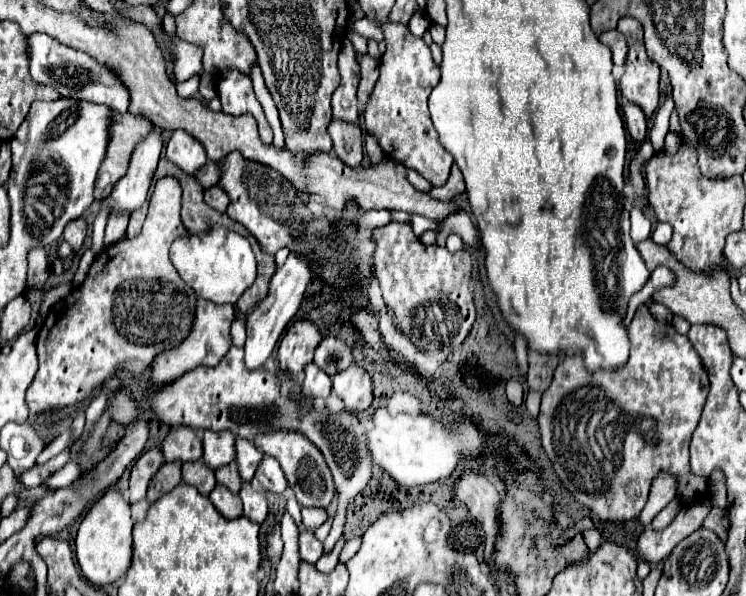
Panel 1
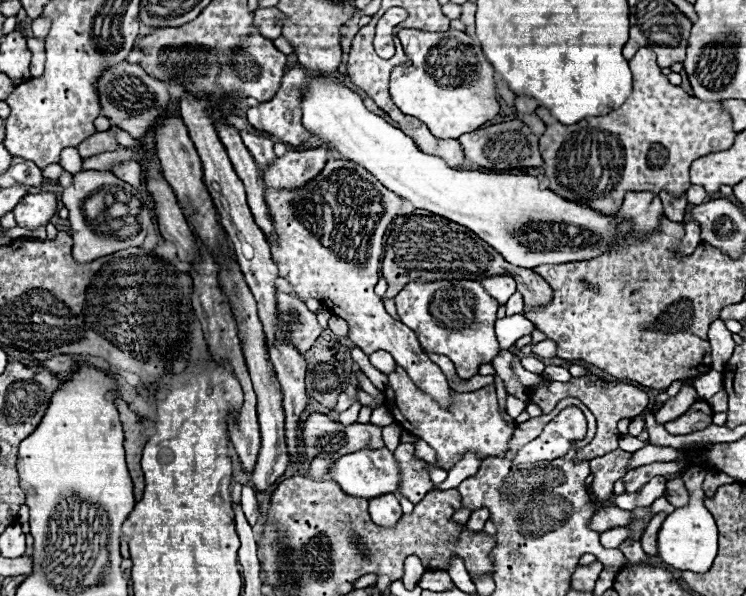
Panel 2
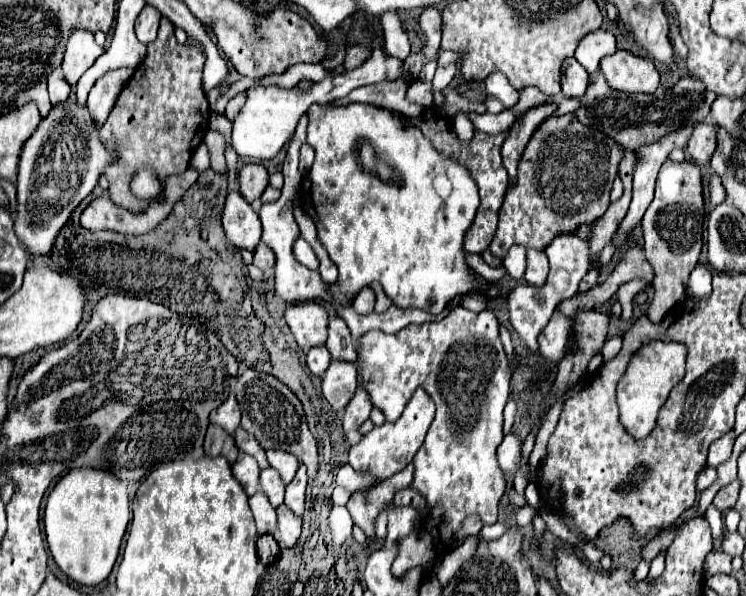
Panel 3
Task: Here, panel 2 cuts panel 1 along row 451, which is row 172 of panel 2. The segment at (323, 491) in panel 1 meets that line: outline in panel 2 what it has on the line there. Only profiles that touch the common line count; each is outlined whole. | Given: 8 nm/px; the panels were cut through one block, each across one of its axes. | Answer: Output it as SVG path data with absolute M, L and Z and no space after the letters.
M312 148L304 152L288 150L264 168L264 182L272 188L300 188L310 182L326 164L328 148Z

